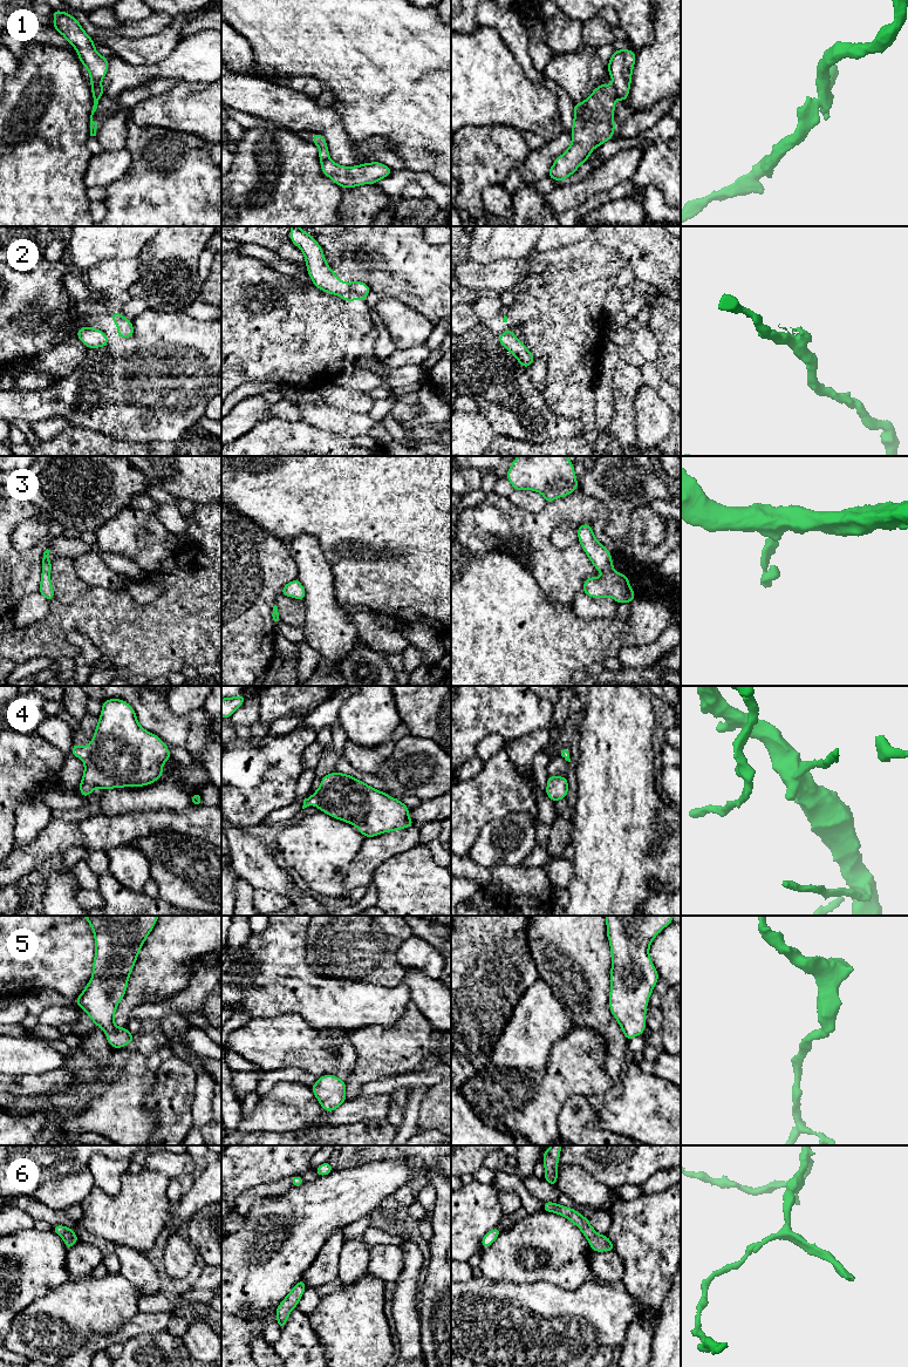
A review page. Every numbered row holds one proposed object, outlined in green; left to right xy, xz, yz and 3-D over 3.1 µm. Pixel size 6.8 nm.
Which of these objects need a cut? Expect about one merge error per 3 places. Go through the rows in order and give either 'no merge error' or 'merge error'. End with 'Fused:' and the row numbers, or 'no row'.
1: merge error
2: no merge error
3: no merge error
4: no merge error
5: no merge error
6: no merge error
Fused: 1

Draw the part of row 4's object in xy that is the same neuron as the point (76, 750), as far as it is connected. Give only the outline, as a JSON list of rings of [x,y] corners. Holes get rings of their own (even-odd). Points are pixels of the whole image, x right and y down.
[[[121,699],[102,703],[102,712],[93,740],[86,747],[73,743],[71,755],[84,763],[80,791],[86,798],[94,789],[149,785],[163,775],[163,764],[172,759],[168,746],[157,735],[143,729],[132,707]]]

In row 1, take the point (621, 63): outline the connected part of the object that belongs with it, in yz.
[[[629,49],[615,50],[608,62],[608,72],[612,76],[613,86],[623,103],[630,89],[631,74],[635,64],[636,54]]]

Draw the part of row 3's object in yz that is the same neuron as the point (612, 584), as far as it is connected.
[[[580,525],[578,536],[590,562],[603,574],[601,578],[587,578],[582,591],[592,598],[612,597],[617,604],[631,603],[636,594],[629,585],[628,577],[614,570],[612,555],[596,540],[592,525]]]

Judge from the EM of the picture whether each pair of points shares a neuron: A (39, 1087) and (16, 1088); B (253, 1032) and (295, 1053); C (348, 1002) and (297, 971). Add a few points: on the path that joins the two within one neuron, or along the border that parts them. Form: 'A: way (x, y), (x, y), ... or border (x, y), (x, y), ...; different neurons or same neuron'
A: way (33, 1087), (22, 1087); same neuron
B: way (264, 1042), (285, 1042); same neuron
C: way (335, 1002), (326, 1002), (307, 984); same neuron

